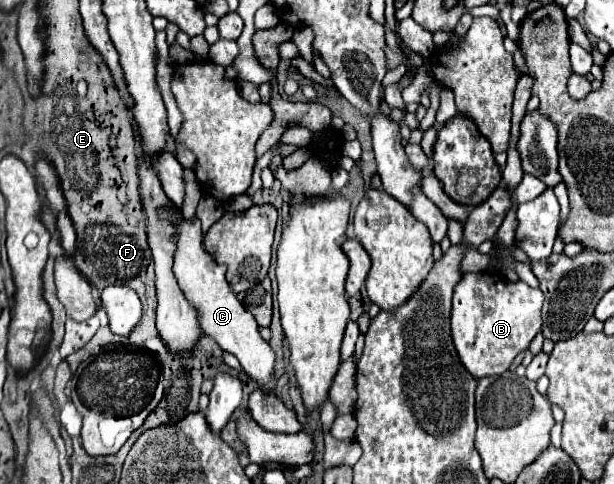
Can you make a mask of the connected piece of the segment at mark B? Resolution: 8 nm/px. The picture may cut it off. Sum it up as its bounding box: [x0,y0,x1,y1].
[450,272,542,378]

